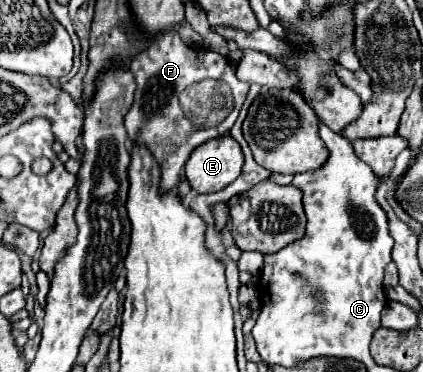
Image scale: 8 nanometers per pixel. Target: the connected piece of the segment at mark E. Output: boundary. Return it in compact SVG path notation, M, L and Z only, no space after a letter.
M224 135L196 147L184 165L184 173L196 193L214 193L236 181L242 165L244 155L238 141Z

